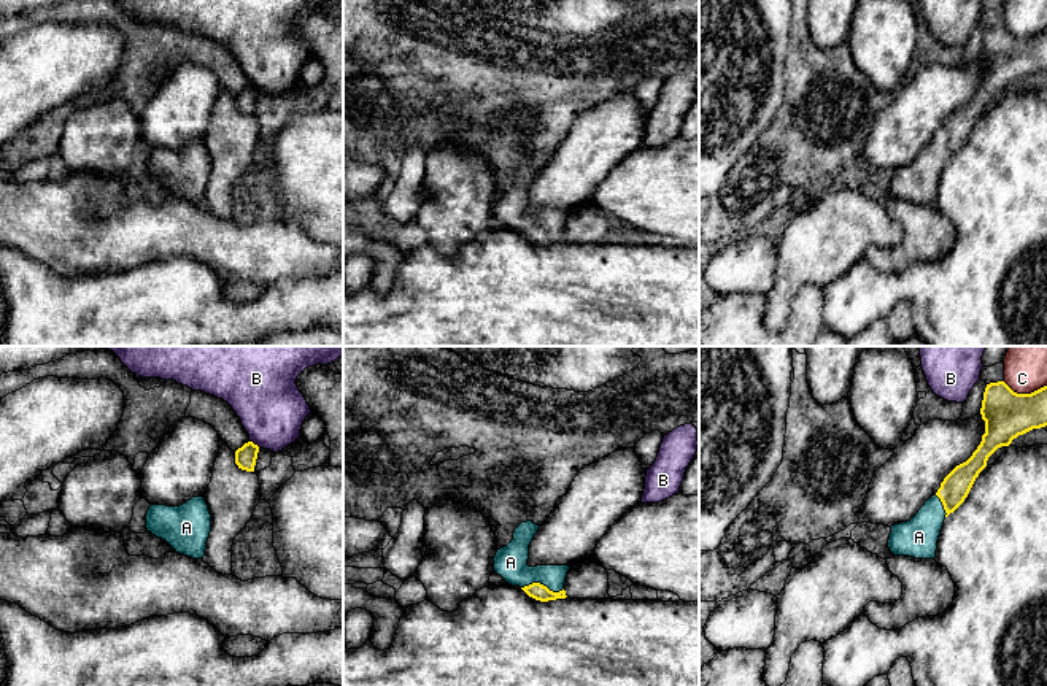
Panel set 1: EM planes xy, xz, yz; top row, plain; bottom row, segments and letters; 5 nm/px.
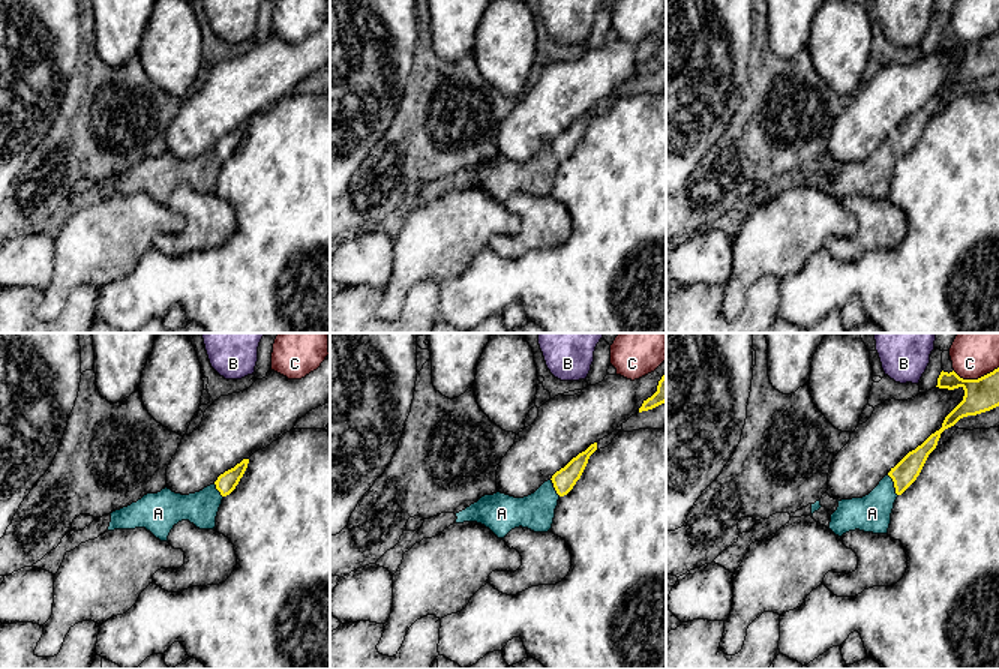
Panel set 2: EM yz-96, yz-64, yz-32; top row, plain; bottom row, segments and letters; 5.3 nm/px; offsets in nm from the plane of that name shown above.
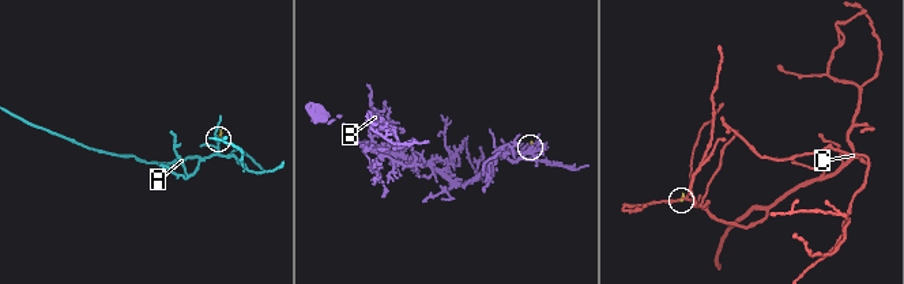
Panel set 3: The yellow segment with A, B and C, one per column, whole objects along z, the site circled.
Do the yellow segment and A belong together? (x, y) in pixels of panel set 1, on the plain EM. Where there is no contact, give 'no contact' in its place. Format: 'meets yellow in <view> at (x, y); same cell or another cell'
meets yellow in xz at (542, 229); same cell

